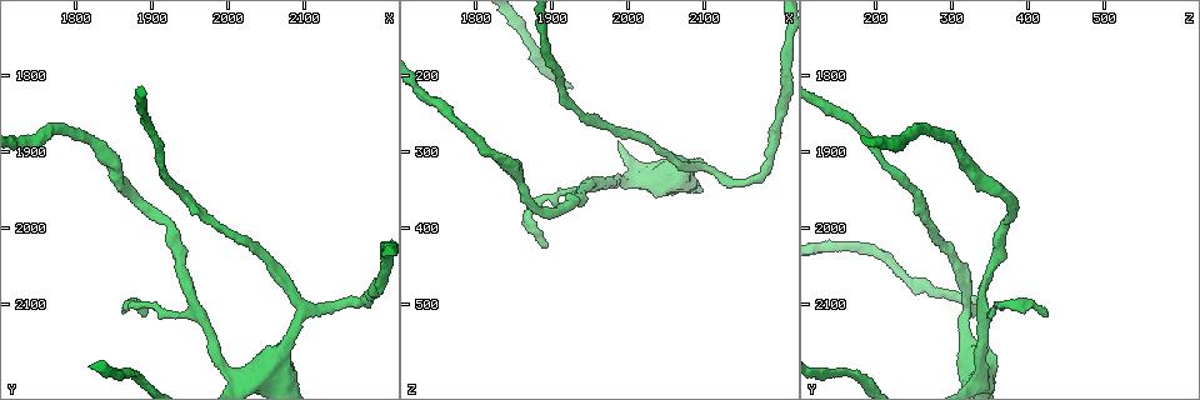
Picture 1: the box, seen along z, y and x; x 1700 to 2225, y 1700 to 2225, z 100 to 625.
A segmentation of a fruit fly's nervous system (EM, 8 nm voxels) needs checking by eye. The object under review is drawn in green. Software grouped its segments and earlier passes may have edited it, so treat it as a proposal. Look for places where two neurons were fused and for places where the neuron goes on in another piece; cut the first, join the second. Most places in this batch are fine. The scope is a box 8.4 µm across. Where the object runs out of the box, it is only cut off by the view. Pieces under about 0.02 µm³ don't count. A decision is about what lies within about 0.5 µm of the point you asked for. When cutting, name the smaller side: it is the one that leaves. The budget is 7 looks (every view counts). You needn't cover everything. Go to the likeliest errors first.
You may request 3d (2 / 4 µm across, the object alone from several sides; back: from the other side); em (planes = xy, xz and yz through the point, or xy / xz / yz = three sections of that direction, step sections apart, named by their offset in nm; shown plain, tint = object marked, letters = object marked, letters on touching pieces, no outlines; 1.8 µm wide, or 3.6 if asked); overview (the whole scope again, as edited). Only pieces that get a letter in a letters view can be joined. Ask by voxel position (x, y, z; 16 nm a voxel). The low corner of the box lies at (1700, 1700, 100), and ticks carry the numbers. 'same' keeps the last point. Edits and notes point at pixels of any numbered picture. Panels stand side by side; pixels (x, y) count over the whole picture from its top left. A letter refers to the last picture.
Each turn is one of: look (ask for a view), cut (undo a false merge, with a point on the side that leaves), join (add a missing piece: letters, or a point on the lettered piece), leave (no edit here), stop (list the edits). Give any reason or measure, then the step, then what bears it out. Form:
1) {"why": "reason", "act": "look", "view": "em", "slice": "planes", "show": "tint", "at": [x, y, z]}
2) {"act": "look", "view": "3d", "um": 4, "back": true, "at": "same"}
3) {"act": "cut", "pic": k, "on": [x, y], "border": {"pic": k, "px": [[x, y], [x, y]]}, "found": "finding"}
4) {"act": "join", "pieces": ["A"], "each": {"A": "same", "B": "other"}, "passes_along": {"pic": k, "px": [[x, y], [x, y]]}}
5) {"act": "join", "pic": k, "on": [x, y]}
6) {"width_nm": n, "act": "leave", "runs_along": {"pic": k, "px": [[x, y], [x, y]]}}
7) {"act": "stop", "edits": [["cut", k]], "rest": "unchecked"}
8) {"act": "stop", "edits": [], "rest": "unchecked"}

{"why": "free end", "act": "look", "view": "em", "slice": "xy", "step": 8, "show": "tint", "at": [1890, 2120, 425]}

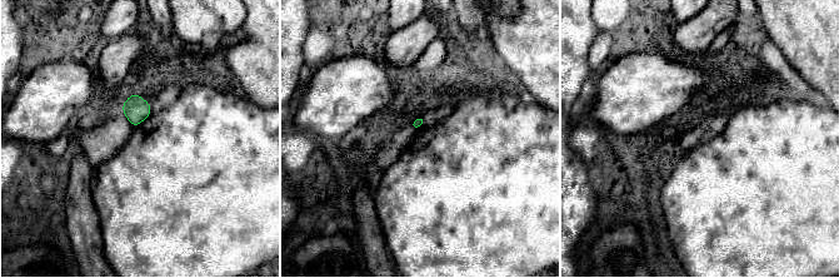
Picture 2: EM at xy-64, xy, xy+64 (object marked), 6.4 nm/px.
{"act": "look", "view": "em", "slice": "xy", "step": 8, "show": "letters", "at": "same"}

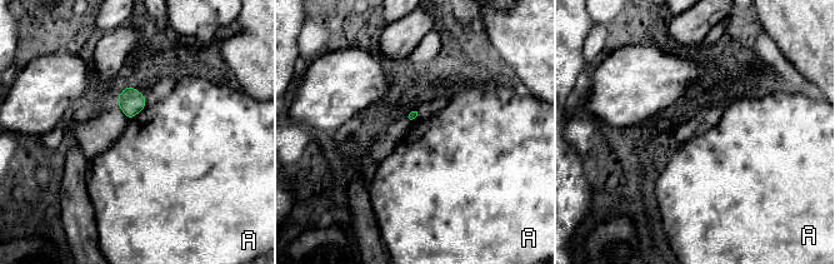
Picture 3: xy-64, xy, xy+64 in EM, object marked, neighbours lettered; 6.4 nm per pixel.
{"longest_contact_nm": ["A", 160], "act": "leave", "each": {"A": "other"}, "found": "no lettered piece goes on from it"}

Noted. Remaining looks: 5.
{"act": "look", "view": "3d", "um": 4, "at": [1955, 2105, 345]}

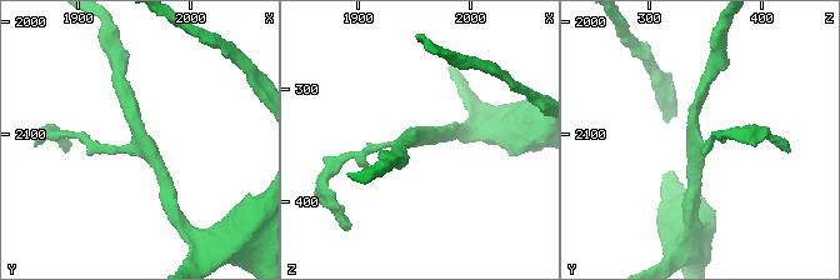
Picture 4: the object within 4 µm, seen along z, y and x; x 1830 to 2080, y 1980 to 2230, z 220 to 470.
{"arms": 3, "why": "need the tissue", "act": "look", "view": "em", "slice": "planes", "show": "letters", "at": [1962, 2104, 340]}

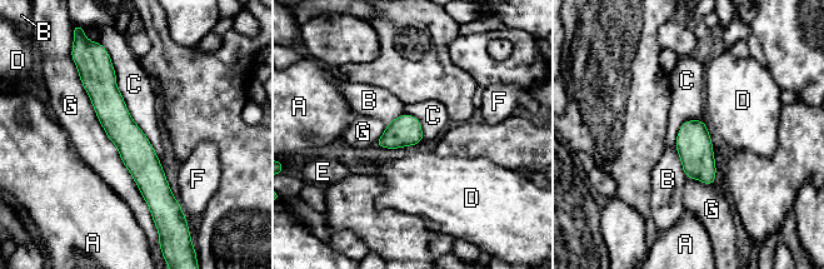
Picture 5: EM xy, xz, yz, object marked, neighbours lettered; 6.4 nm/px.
{"act": "leave", "each": {"A": "other", "B": "other", "C": "other", "D": "other", "E": "other", "F": "other", "G": "other"}, "found": "all the same neuron"}

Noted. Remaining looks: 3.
{"why": "thick turns thin", "act": "look", "view": "3d", "um": 4, "at": [2030, 2195, 335]}

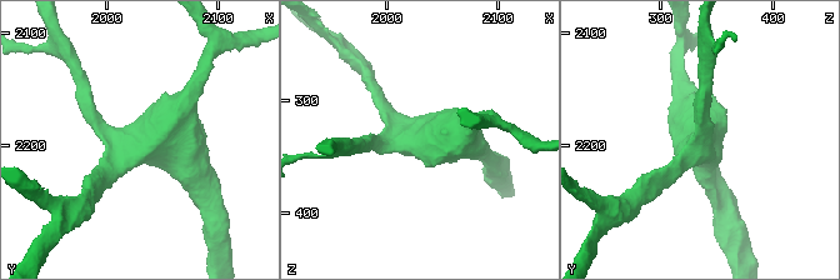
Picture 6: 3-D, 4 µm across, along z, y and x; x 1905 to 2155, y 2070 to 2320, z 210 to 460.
{"why": "now the EM", "act": "look", "view": "em", "um": 3.6, "slice": "planes", "show": "letters", "at": [2030, 2194, 338]}

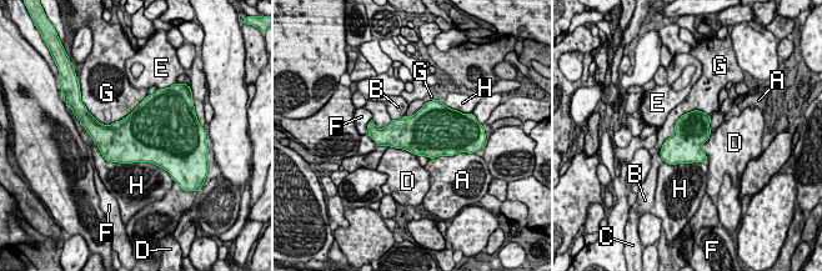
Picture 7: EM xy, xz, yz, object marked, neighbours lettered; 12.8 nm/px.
{"width_nm": 460, "longest_contact_nm": ["H", 1000], "act": "leave", "each": {"A": "other", "B": "other", "C": "other", "D": "other", "E": "other", "F": "other", "G": "other", "H": "other"}, "found": "all the same neuron"}

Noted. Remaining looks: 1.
{"act": "stop", "edits": [], "rest": "unchecked"}

